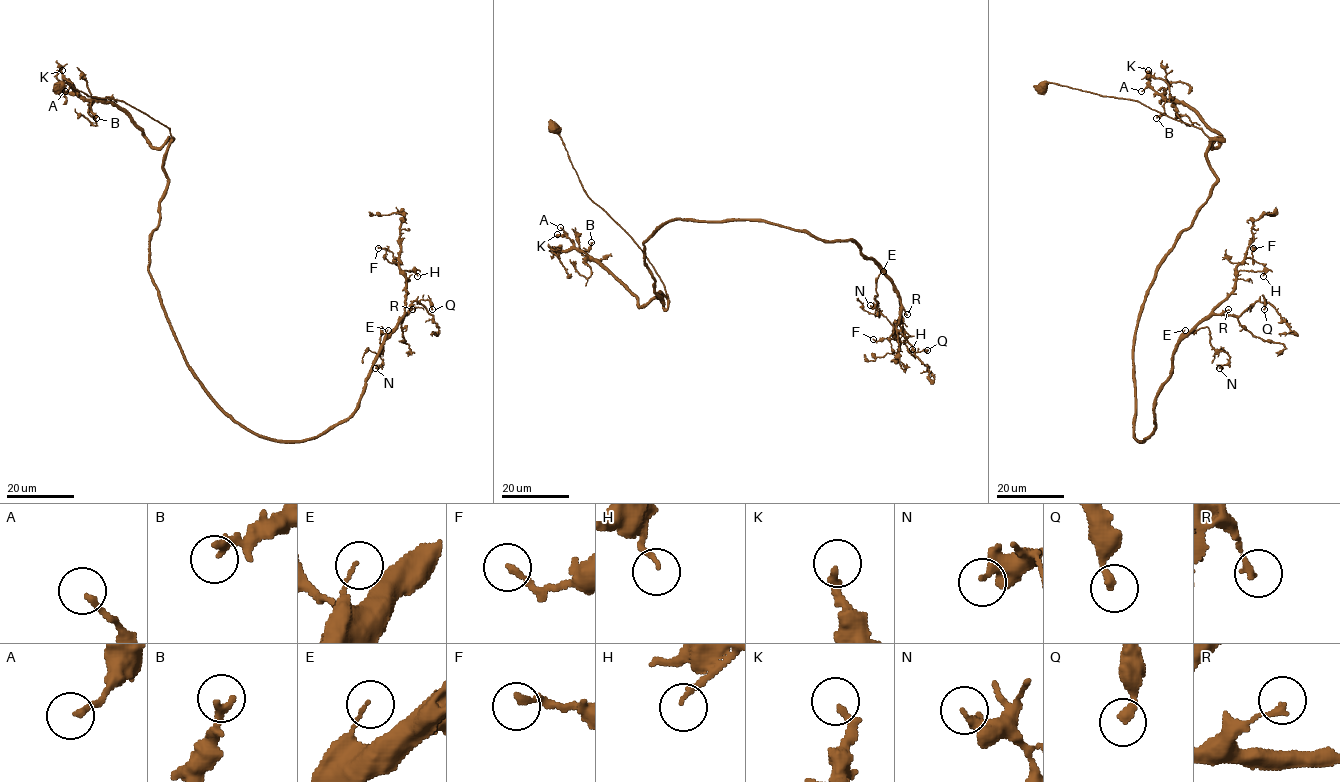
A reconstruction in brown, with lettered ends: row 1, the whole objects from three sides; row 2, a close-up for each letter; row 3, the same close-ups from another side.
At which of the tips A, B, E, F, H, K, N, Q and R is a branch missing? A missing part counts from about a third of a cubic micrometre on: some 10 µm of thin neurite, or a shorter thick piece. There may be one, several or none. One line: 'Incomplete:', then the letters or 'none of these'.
Incomplete: none of these

